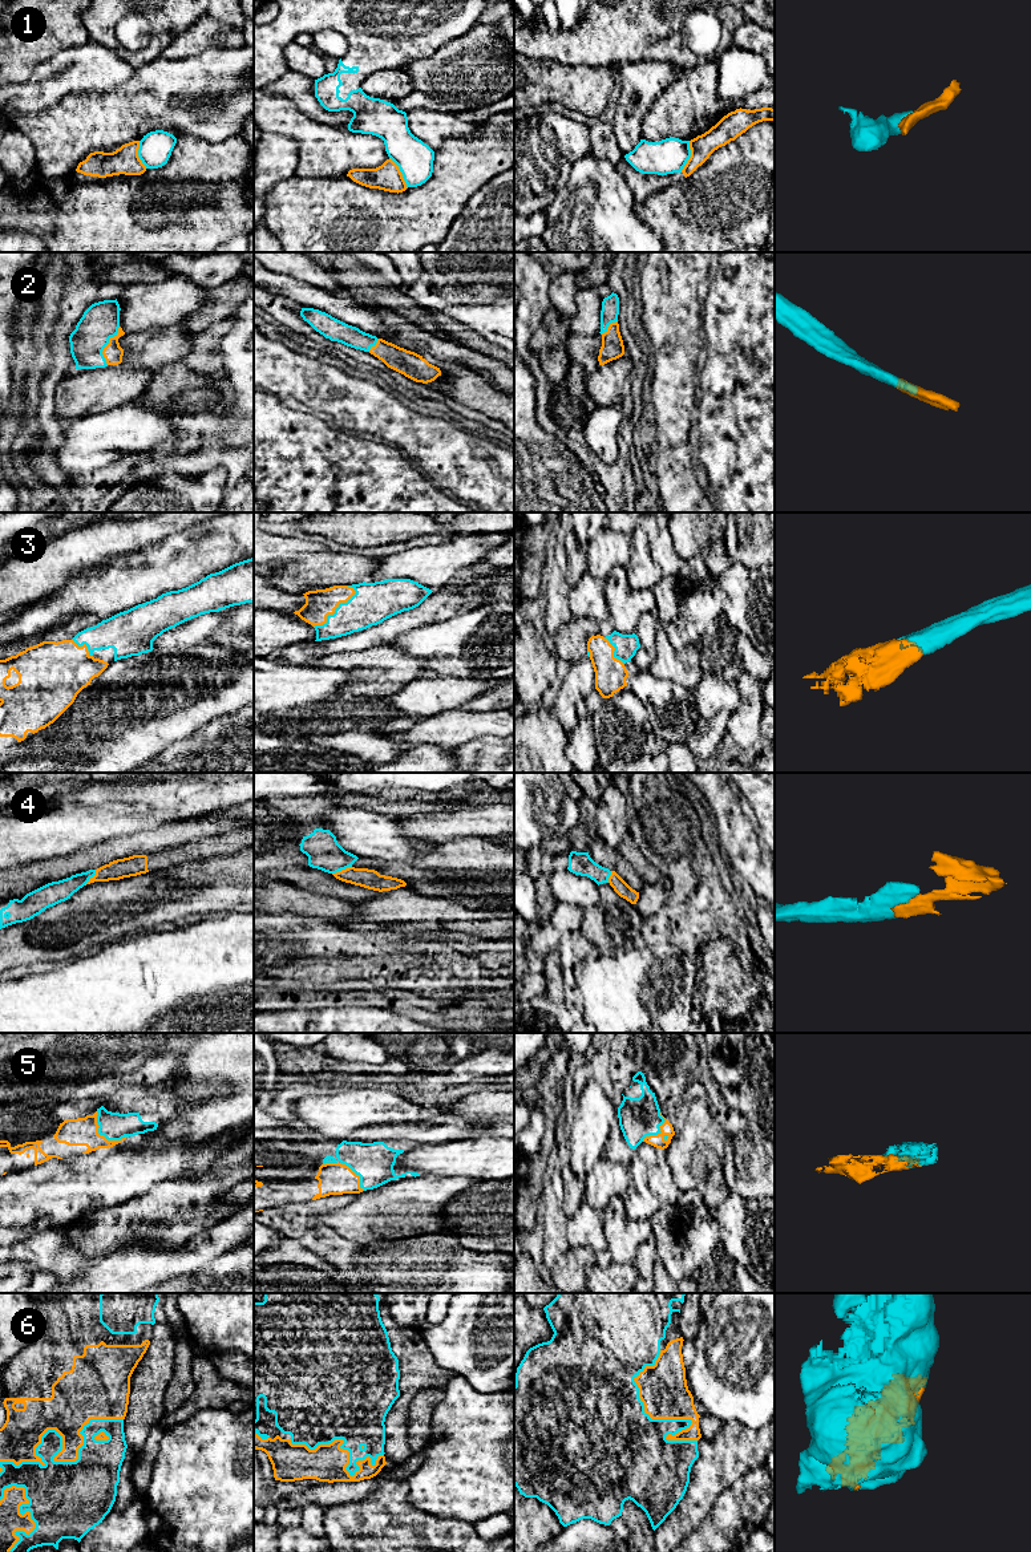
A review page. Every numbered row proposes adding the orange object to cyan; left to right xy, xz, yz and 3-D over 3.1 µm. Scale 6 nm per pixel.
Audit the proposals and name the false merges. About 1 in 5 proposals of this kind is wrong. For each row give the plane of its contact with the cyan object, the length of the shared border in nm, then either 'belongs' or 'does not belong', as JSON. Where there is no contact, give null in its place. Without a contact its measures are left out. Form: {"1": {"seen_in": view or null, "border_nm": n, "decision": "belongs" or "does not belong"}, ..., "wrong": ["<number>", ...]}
{"1": {"seen_in": "yz", "border_nm": 200, "decision": "does not belong"}, "2": {"seen_in": "xy", "border_nm": 240, "decision": "belongs"}, "3": {"seen_in": "xz", "border_nm": 340, "decision": "belongs"}, "4": {"seen_in": "xz", "border_nm": 130, "decision": "belongs"}, "5": {"seen_in": "xy", "border_nm": 240, "decision": "belongs"}, "6": {"seen_in": "xy", "border_nm": 800, "decision": "belongs"}, "wrong": ["1"]}

